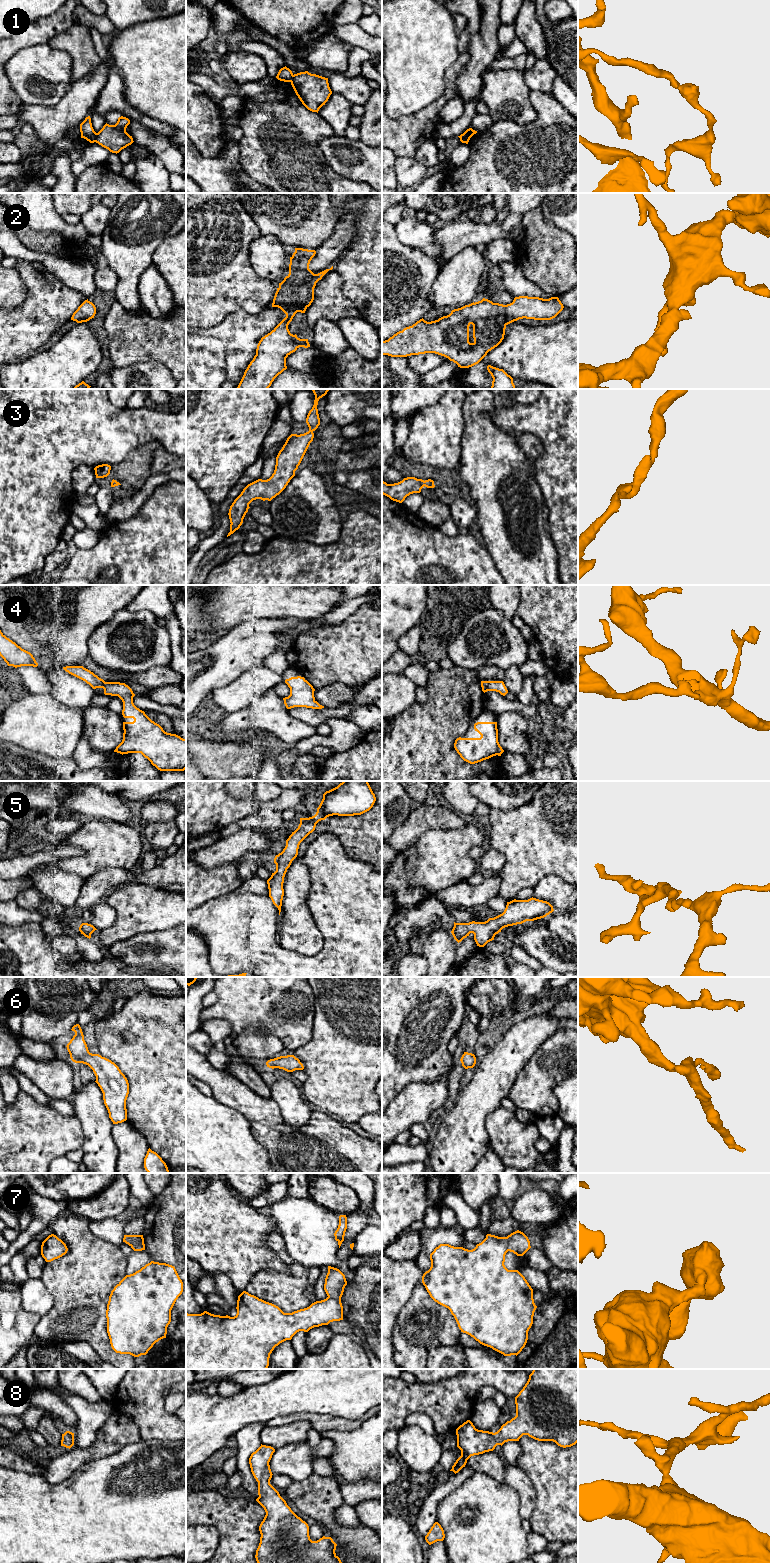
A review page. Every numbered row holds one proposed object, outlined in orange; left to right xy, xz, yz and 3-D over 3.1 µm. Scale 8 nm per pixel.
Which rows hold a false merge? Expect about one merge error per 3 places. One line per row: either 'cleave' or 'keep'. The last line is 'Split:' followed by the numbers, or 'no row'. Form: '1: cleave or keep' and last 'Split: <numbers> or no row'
1: cleave
2: keep
3: keep
4: keep
5: keep
6: keep
7: cleave
8: keep
Split: 1, 7

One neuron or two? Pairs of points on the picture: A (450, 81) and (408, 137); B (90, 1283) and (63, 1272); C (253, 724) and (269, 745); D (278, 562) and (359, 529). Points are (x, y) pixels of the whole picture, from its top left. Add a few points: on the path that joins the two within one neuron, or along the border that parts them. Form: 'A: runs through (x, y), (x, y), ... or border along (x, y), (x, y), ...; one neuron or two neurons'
A: runs through (447, 95), (422, 123); one neuron
B: runs through (83, 1283), (70, 1279); one neuron
C: border along (253, 731), (267, 730), (279, 739); two neurons
D: runs through (298, 562), (326, 562), (339, 549); one neuron

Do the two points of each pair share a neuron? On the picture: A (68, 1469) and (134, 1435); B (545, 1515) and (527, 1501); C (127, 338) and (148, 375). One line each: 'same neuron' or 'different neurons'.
A: same neuron
B: different neurons
C: different neurons

